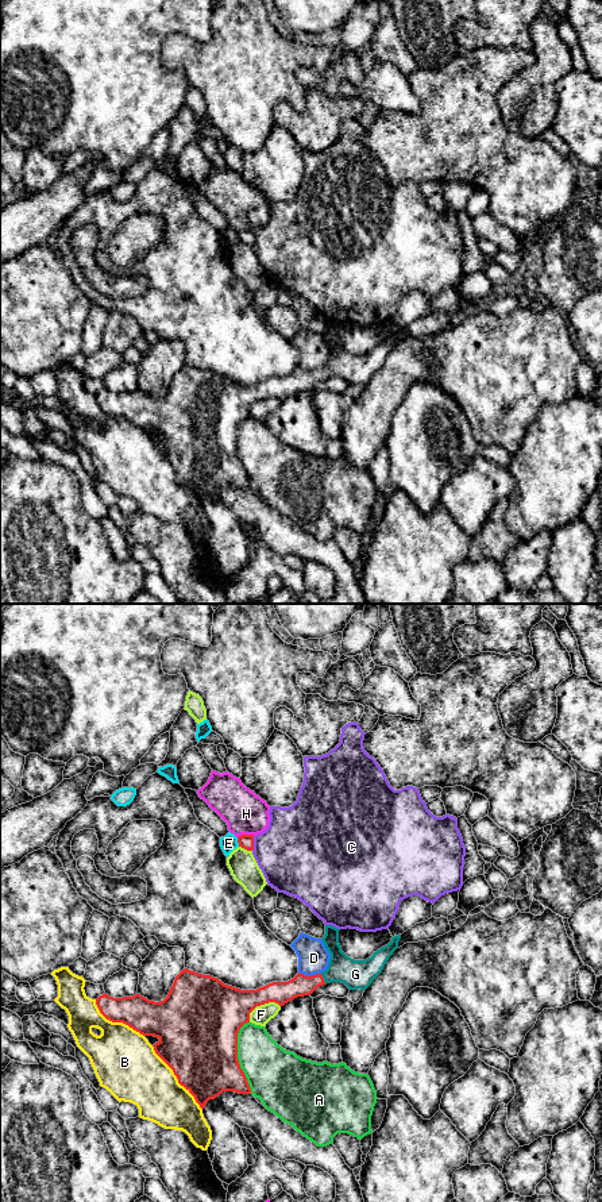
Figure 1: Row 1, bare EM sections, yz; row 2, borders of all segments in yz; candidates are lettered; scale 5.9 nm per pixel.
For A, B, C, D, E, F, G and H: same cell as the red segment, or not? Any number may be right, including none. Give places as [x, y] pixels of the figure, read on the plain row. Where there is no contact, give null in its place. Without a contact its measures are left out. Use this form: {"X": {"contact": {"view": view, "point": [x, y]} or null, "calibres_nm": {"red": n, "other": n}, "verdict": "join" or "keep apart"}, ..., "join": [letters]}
{"A": {"contact": {"view": "yz", "point": [236, 453]}, "calibres_nm": {"red": 460, "other": 320}, "verdict": "keep apart"}, "B": {"contact": {"view": "yz", "point": [177, 473]}, "calibres_nm": {"red": 460, "other": 340}, "verdict": "keep apart"}, "C": {"contact": {"view": "yz", "point": [253, 238]}, "calibres_nm": {"red": 90, "other": 440}, "verdict": "keep apart"}, "D": {"contact": {"view": "yz", "point": [309, 372]}, "calibres_nm": {"red": 140, "other": 190}, "verdict": "keep apart"}, "E": {"contact": {"view": "yz", "point": [238, 237]}, "calibres_nm": {"red": 90, "other": 100}, "verdict": "keep apart"}, "F": {"contact": {"view": "yz", "point": [261, 399]}, "calibres_nm": {"red": 320, "other": 110}, "verdict": "keep apart"}, "G": {"contact": {"view": "yz", "point": [323, 374]}, "calibres_nm": {"red": 130, "other": 180}, "verdict": "join"}, "H": {"contact": {"view": "yz", "point": [246, 230]}, "calibres_nm": {"red": 90, "other": 260}, "verdict": "keep apart"}, "join": ["G"]}

